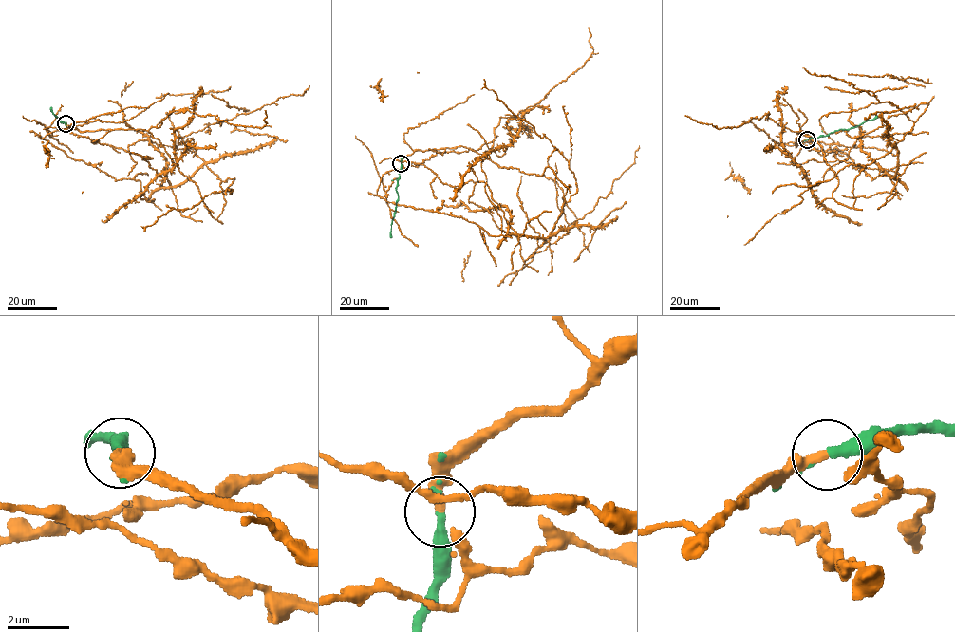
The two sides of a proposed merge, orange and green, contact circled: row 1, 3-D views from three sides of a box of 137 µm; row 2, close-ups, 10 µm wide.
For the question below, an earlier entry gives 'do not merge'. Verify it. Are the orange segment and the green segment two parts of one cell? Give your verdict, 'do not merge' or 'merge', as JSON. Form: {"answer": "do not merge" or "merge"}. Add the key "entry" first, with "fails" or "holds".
{"entry": "fails", "answer": "merge"}

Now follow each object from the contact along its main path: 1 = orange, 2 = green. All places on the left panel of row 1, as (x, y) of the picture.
1: (65, 123), (147, 130), (212, 215), (226, 202), (204, 163), (172, 189), (137, 154), (38, 135), (142, 195)
2: (65, 123), (61, 122), (51, 109)

